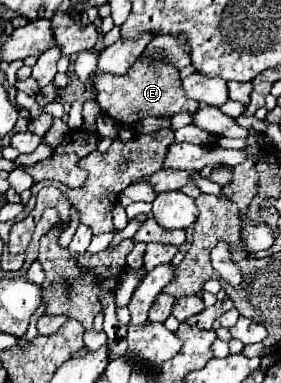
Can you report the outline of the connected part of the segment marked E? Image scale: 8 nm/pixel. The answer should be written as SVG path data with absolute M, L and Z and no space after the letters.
M139 59L125 77L99 75L97 103L101 107L101 113L109 115L119 125L137 125L145 117L173 117L175 113L193 113L199 109L199 103L183 95L181 77L175 67L163 61L155 67L149 67L149 61L143 59Z

